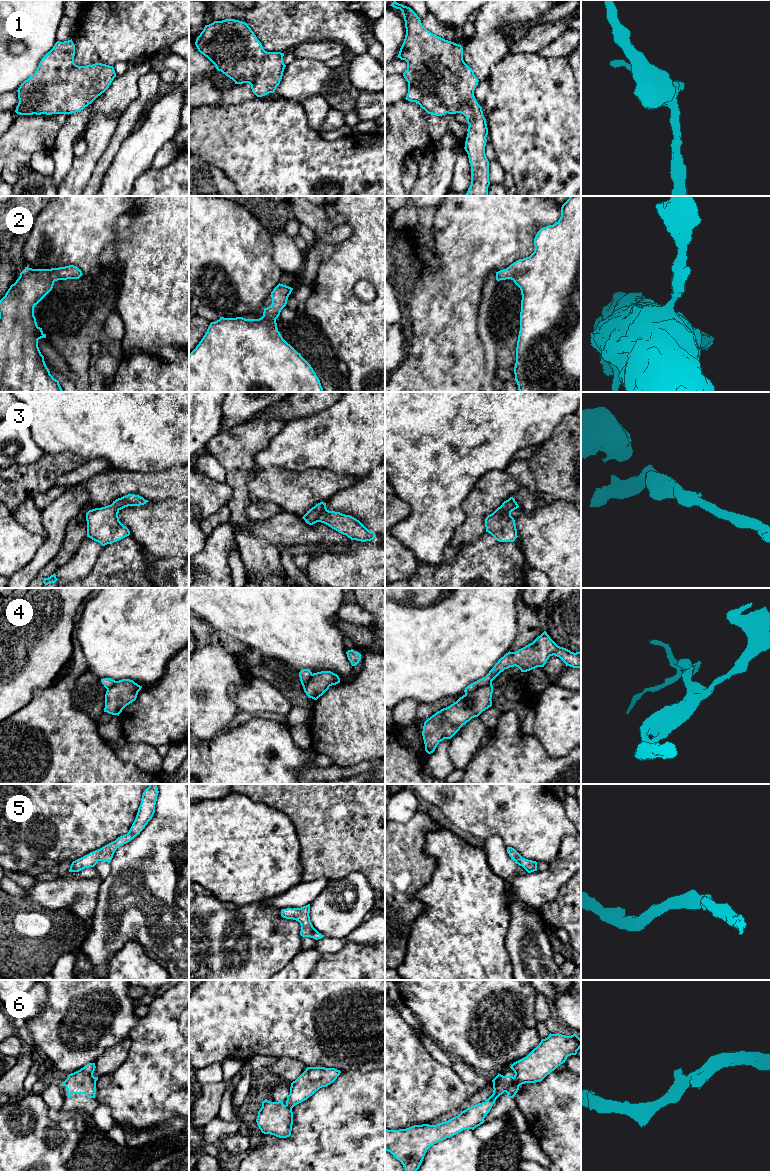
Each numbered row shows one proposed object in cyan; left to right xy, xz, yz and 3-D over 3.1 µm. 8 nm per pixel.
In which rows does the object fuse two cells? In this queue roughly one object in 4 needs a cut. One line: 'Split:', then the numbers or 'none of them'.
Split: 4, 6

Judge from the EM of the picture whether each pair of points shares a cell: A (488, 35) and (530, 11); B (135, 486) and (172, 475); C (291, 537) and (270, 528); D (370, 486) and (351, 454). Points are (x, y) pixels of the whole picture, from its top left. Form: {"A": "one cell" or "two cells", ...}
{"A": "one cell", "B": "one cell", "C": "one cell", "D": "two cells"}

